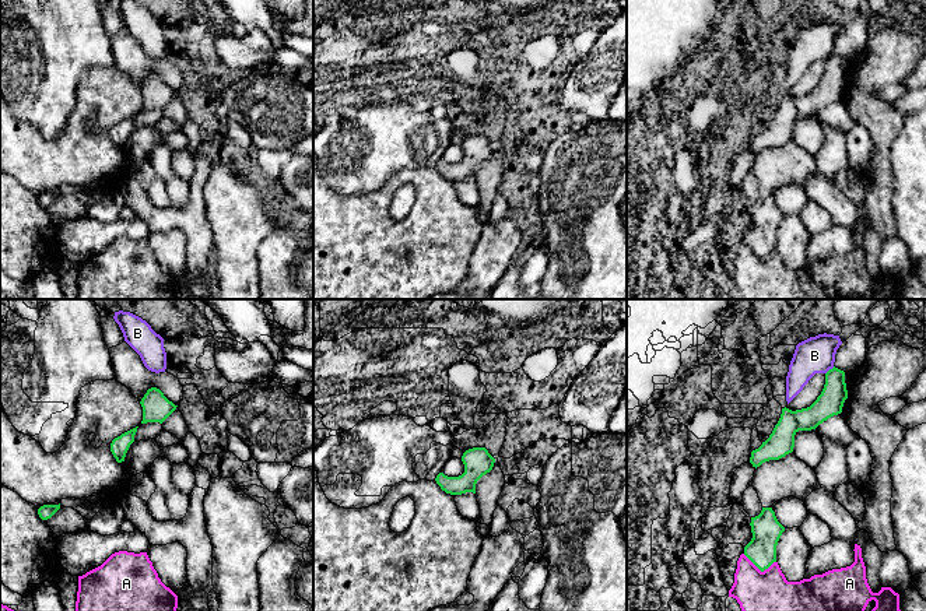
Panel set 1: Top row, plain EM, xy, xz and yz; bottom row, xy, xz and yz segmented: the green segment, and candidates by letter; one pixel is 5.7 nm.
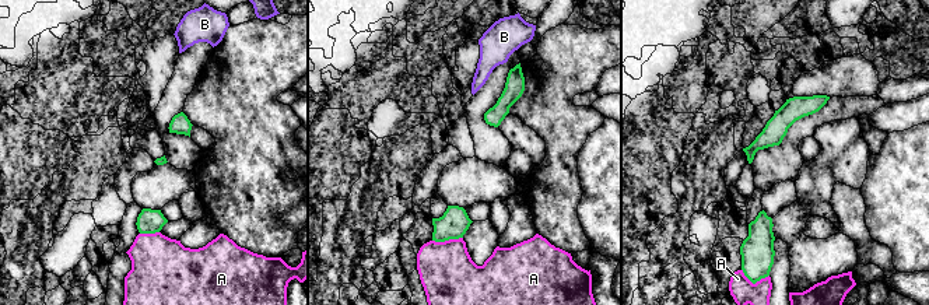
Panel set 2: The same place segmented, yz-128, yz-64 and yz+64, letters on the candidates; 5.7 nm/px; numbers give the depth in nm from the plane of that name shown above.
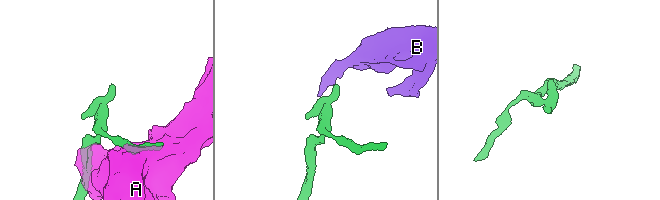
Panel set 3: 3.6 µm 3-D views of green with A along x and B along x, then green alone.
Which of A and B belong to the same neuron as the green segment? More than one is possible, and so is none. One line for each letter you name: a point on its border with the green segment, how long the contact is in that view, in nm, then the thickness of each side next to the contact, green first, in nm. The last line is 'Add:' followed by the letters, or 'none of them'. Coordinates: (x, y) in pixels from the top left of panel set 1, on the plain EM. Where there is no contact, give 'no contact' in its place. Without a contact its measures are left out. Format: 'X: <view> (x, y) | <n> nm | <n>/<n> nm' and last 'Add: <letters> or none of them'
Add: none of them

